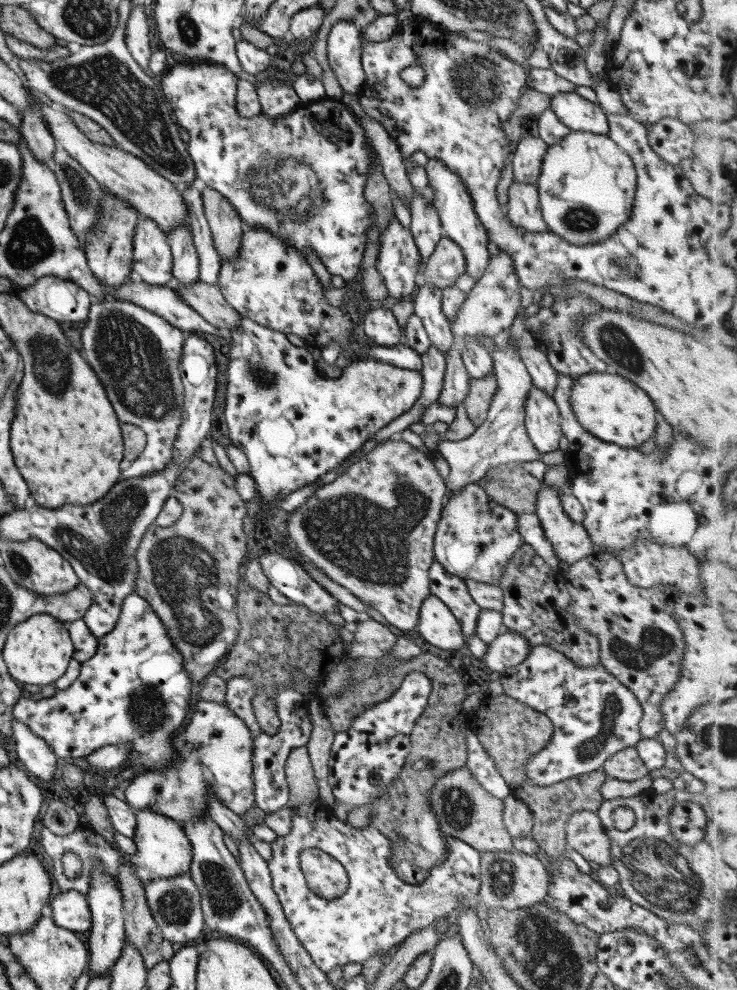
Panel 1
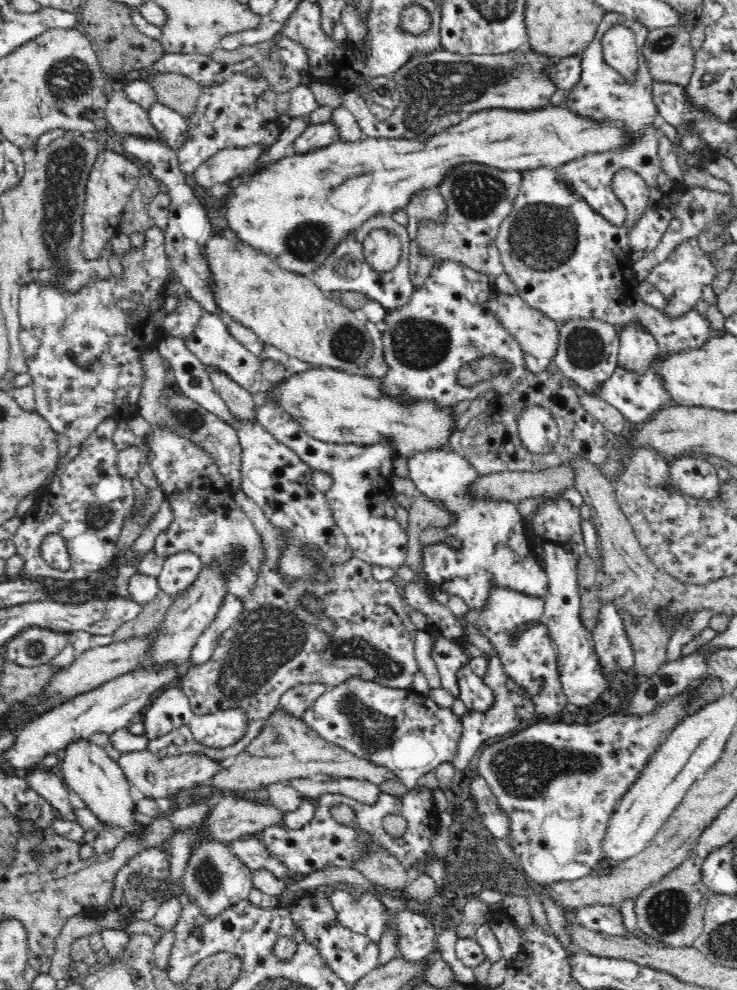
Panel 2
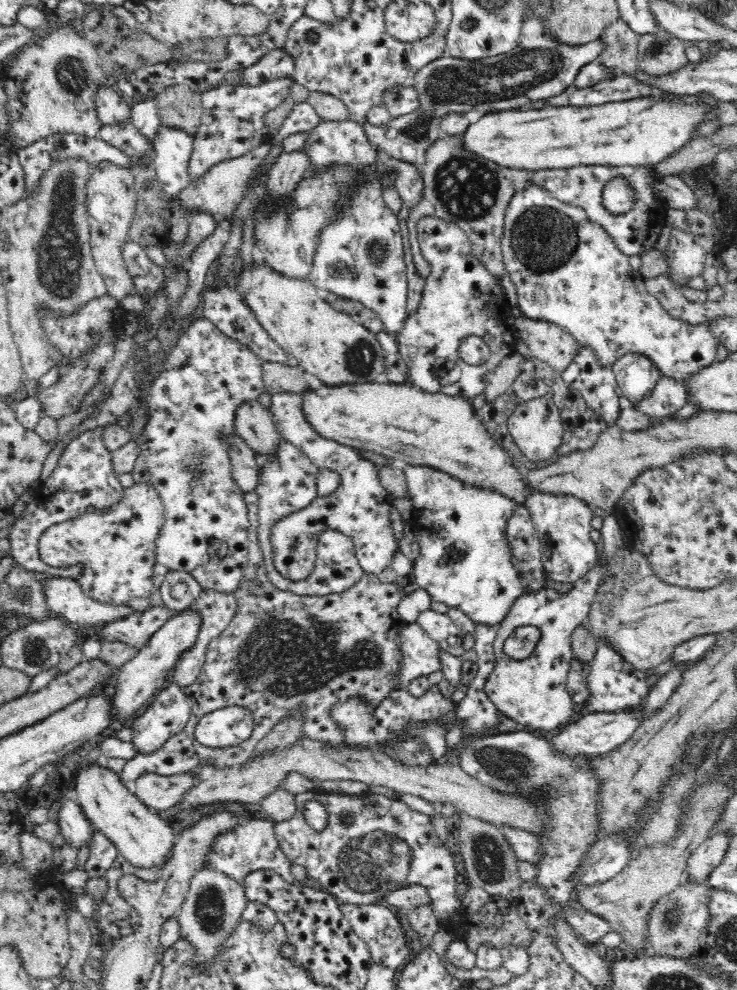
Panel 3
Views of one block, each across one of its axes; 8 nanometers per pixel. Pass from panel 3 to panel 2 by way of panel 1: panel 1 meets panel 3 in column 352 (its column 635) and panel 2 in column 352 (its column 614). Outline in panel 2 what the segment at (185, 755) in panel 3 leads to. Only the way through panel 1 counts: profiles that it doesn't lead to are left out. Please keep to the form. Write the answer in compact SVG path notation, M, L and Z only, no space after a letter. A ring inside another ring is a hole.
M236 490L233 499L254 523L260 535L264 560L256 576L254 588L242 598L242 612L230 628L219 636L210 660L200 666L191 667L183 678L178 678L174 686L183 690L188 697L193 715L213 714L227 708L244 708L248 713L248 732L238 744L216 751L196 742L189 726L185 725L149 742L147 750L159 758L196 754L206 756L217 764L226 764L238 754L242 754L262 734L264 726L270 722L272 714L278 709L280 697L291 688L310 683L320 683L326 685L326 688L334 688L350 677L360 677L385 687L407 689L411 686L416 672L419 671L419 664L414 655L414 637L417 628L409 619L402 596L392 581L378 582L373 577L372 566L353 556L340 566L325 564L329 566L325 570L336 570L336 574L327 583L310 583L310 581L296 581L291 585L286 583L276 571L276 562L280 558L280 546L282 546L280 531L272 527L272 523L266 519L260 506L244 494L244 491ZM304 597L318 599L320 601L318 608L316 610L305 608L301 604ZM322 619L334 621L332 632L324 632L319 627Z

